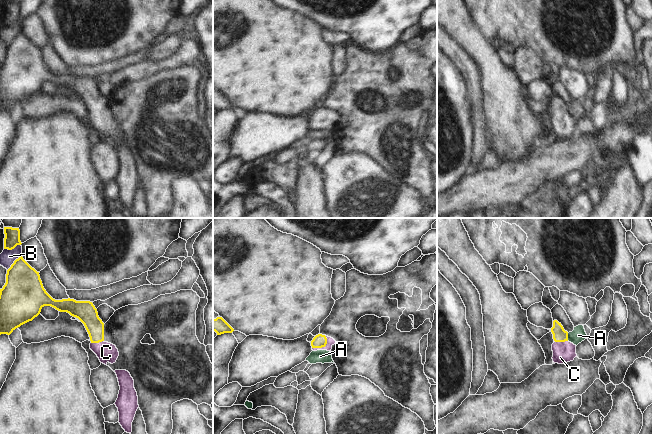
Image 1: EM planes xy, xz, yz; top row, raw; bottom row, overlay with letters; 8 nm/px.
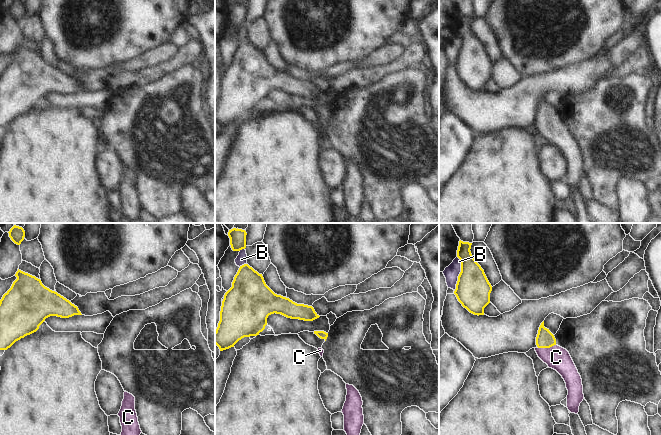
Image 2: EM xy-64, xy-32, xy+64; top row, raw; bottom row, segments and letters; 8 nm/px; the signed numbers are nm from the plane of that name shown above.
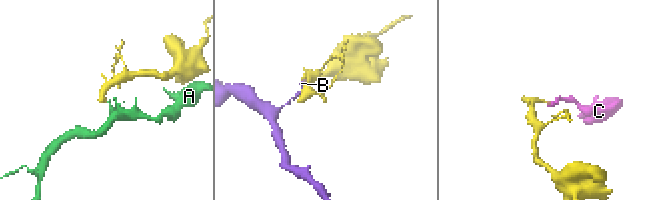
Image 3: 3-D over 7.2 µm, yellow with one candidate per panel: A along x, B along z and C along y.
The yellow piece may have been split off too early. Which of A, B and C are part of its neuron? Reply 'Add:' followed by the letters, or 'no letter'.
Add: C

